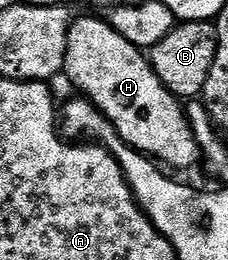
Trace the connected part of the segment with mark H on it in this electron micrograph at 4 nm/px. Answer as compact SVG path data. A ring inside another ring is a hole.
M81 16L77 21L74 19L70 23L69 37L65 43L63 72L69 75L70 82L78 88L77 92L114 124L119 138L126 146L145 153L162 165L170 164L173 168L189 168L199 160L197 140L193 136L182 101L172 96L163 86L163 82L159 82L148 55L131 42L127 42L127 38L116 32L108 19L96 20L93 16Z

